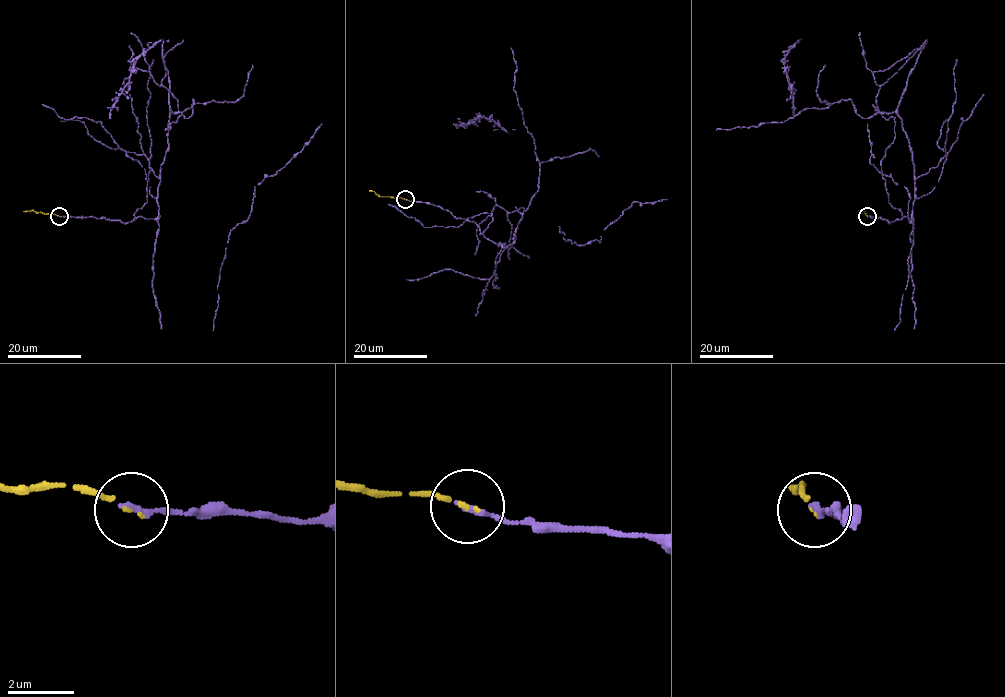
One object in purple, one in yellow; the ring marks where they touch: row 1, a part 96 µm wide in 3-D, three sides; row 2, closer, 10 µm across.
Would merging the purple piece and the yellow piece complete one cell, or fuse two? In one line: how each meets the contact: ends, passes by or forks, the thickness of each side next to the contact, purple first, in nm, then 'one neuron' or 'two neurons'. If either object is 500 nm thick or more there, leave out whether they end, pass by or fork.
purple ends | yellow ends | 200/100 nm | one neuron

